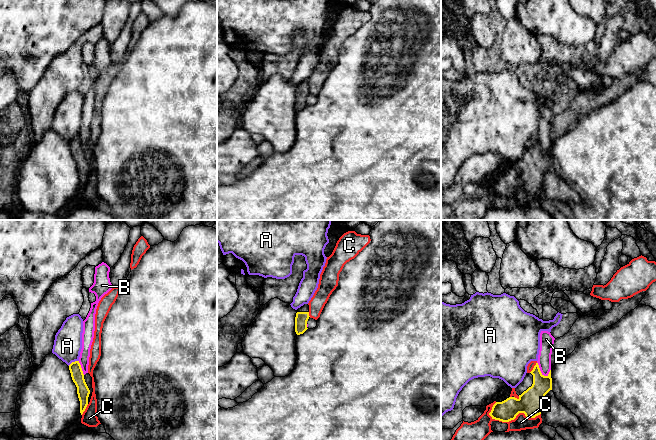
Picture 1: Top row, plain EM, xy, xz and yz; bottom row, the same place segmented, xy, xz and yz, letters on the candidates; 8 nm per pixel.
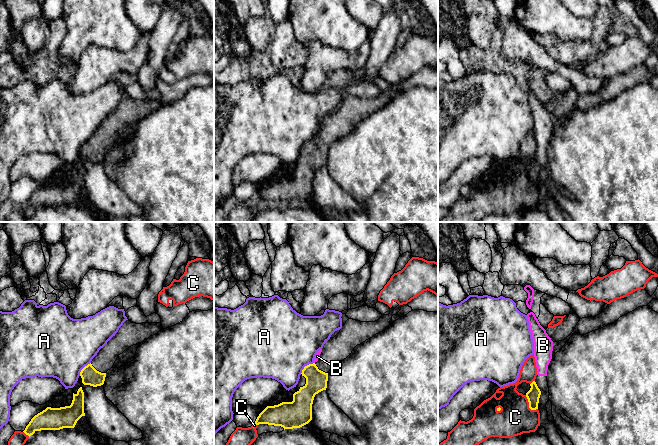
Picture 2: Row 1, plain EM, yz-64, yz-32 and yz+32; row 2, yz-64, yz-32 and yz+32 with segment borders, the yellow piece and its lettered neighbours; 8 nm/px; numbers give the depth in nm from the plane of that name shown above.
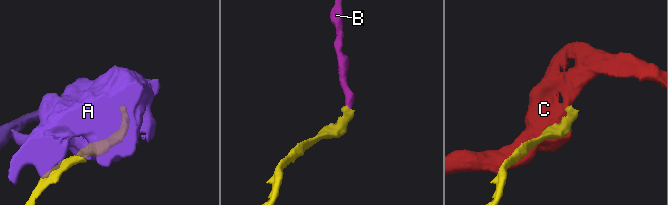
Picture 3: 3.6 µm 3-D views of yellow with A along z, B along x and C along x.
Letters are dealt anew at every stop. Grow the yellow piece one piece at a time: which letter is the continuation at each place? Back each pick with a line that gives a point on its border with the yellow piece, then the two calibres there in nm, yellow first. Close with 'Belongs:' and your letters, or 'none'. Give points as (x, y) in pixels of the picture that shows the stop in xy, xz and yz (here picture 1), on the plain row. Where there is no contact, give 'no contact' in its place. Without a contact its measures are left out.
Belongs: none

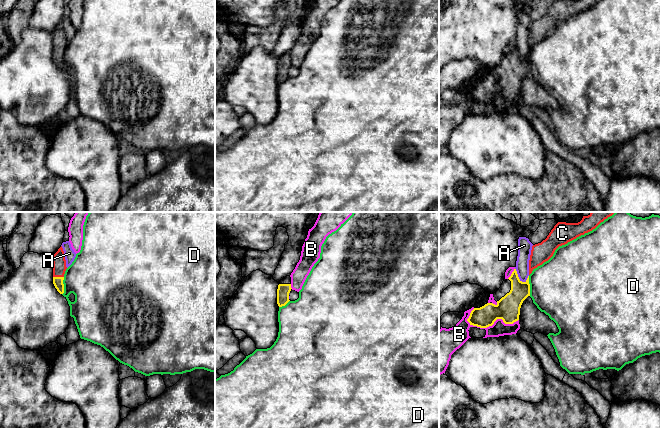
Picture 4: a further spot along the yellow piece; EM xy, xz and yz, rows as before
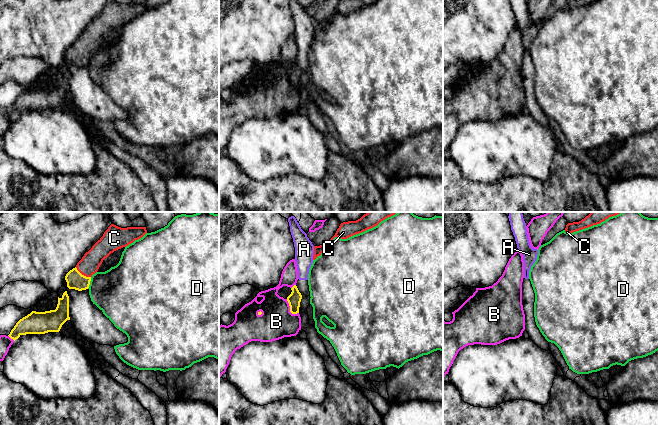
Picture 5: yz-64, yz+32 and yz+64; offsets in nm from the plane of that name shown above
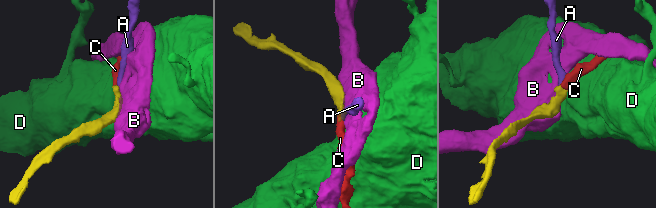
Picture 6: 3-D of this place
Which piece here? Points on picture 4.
C: xy (58, 53) | 80/110 nm
Belongs: C

